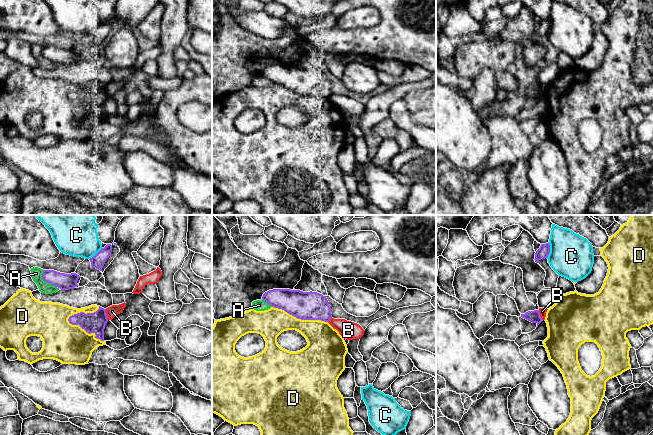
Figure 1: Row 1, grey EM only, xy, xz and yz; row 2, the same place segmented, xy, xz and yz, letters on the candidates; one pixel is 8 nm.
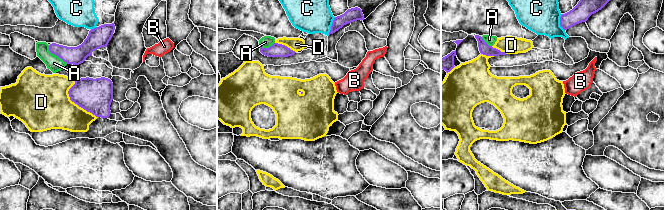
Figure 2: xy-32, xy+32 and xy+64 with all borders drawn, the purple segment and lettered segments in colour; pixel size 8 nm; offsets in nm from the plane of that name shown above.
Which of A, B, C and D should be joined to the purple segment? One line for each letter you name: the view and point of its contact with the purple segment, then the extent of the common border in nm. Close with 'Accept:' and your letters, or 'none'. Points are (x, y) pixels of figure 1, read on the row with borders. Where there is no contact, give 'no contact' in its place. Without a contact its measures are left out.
Accept: none

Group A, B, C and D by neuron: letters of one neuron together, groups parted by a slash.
A / B / C / D

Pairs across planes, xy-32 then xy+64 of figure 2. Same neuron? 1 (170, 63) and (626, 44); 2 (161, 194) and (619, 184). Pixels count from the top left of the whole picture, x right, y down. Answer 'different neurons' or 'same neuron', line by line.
1: same neuron
2: different neurons

